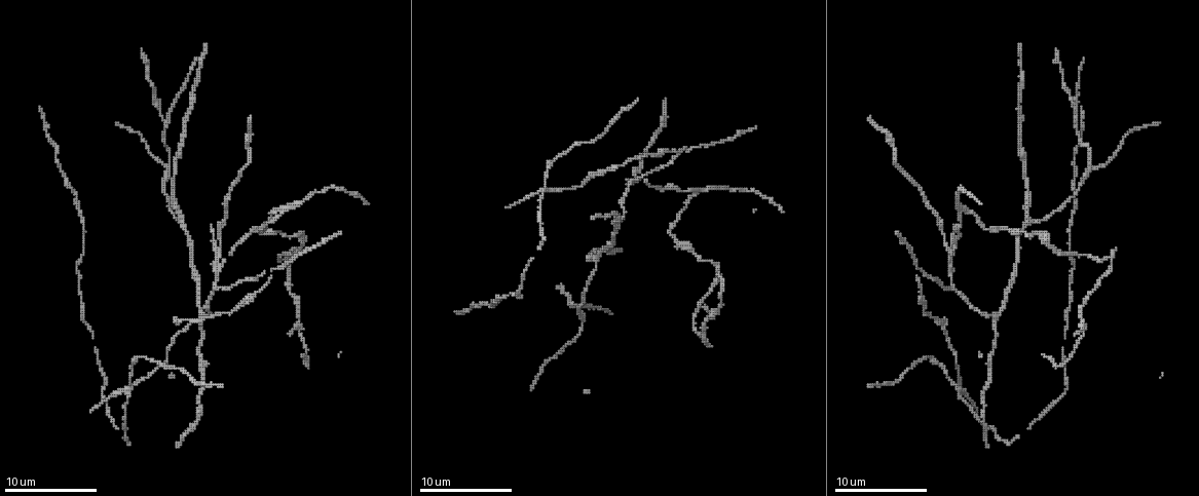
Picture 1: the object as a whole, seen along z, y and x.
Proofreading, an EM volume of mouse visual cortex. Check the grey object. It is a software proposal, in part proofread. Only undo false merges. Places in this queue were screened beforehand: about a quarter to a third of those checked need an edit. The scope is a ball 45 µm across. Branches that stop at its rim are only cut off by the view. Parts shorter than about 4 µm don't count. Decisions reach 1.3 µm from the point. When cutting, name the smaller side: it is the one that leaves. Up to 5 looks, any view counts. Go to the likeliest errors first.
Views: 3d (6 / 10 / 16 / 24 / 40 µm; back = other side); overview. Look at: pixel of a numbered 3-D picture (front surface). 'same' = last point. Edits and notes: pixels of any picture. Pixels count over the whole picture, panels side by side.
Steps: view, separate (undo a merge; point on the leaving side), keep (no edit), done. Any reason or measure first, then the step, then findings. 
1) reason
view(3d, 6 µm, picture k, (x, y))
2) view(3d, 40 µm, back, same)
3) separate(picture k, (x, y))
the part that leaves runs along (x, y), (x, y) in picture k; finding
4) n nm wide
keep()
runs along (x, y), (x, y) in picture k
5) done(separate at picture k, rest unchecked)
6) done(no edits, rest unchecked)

two arms in line, one across
view(3d, 16 µm, picture 1, (1076, 121))

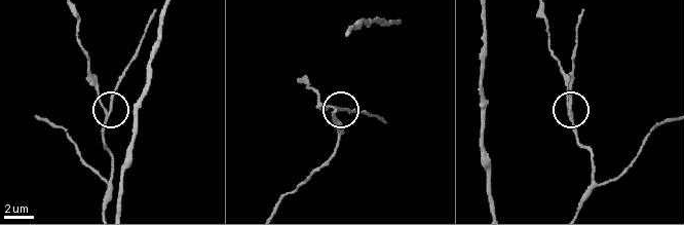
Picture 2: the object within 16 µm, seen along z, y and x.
3 arms
keep()
runs along (105, 208), (112, 178), (105, 115), (111, 94), (122, 76) in picture 2; continuous, no second neuron

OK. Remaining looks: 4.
four arms meet
view(3d, 10 µm, picture 1, (131, 387))

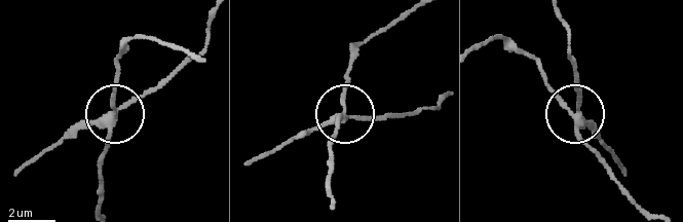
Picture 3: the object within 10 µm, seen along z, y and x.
separate(picture 3, (76, 123))
the part that leaves runs along (109, 118), (165, 83), (201, 47), (209, 19) in picture 3; a second neuron is stuck on

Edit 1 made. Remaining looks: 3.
view(overview)

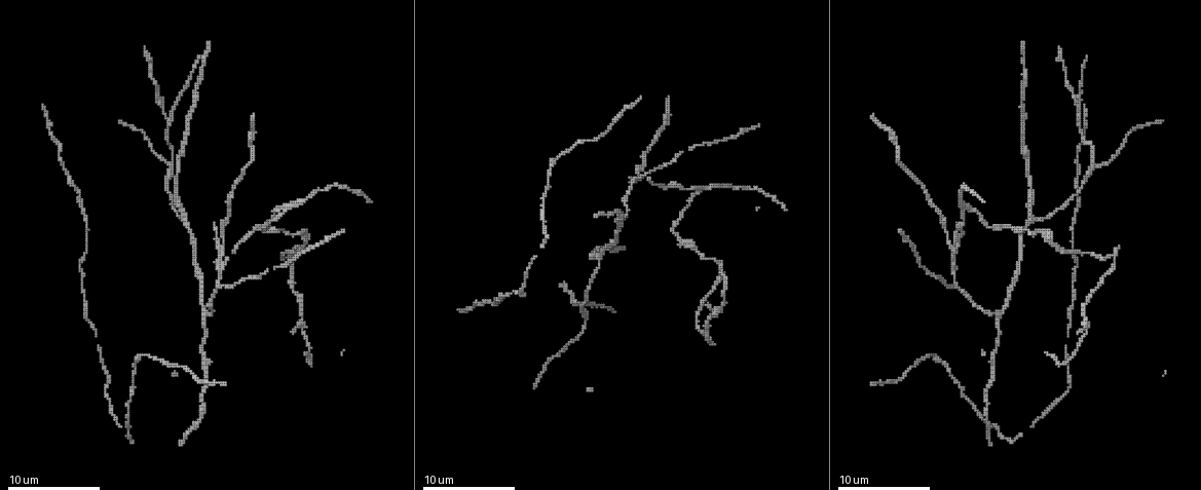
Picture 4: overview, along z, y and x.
three arms meet
view(3d, 10 µm, picture 4, (600, 261))

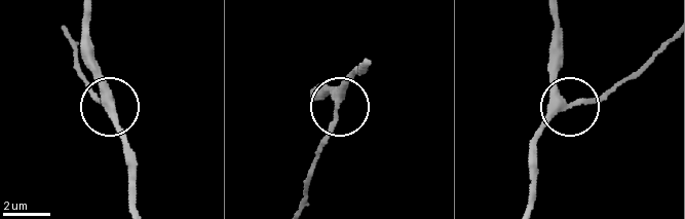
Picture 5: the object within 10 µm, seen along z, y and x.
side arm 22 µm
keep()
runs along (528, 201), (530, 142), (567, 107), (558, 83), (558, 49) in picture 5; all the same neuron

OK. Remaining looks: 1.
done(separate at picture 3, rest unchecked)

